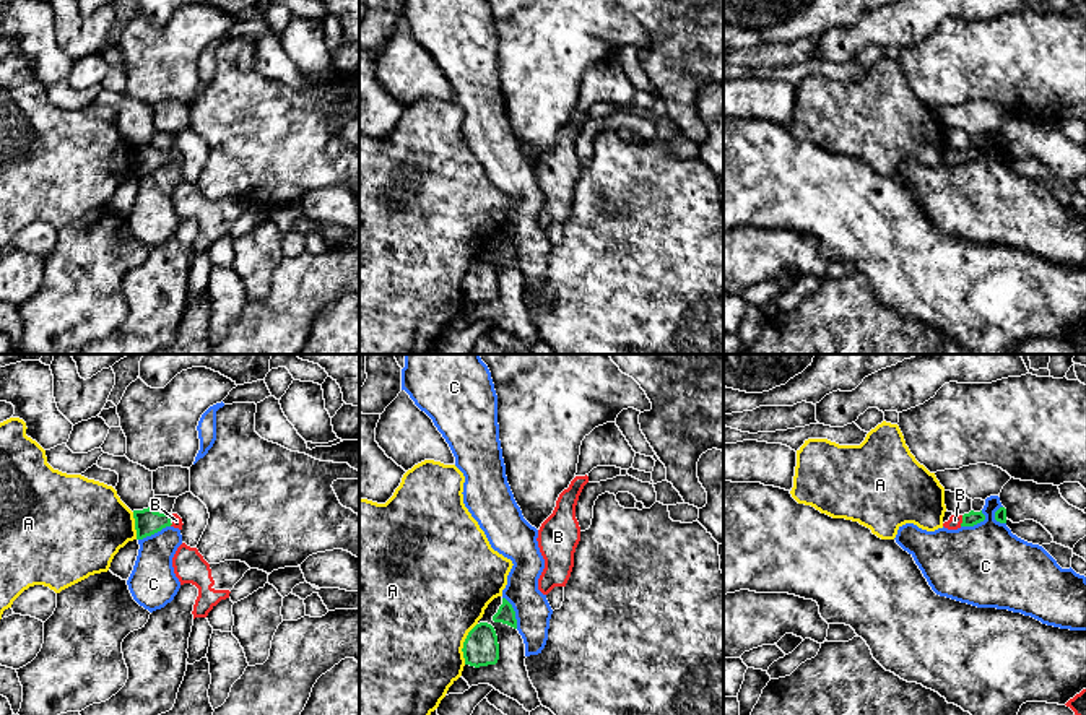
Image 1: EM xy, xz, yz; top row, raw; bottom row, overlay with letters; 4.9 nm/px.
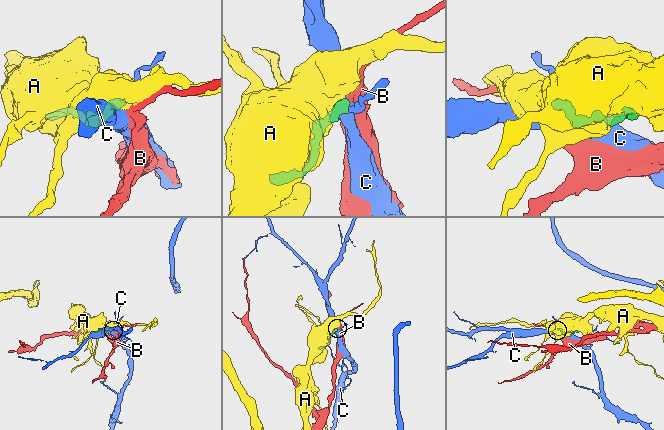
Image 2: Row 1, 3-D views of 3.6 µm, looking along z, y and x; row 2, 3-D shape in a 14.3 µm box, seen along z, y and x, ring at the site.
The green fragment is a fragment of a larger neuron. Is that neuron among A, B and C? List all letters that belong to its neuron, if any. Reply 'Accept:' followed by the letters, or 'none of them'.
Accept: B

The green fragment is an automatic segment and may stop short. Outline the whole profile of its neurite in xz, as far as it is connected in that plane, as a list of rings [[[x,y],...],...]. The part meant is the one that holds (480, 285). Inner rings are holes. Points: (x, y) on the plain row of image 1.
[[[488,258],[476,260],[463,278],[465,301],[480,304],[496,301],[499,296],[499,280],[496,266]]]

